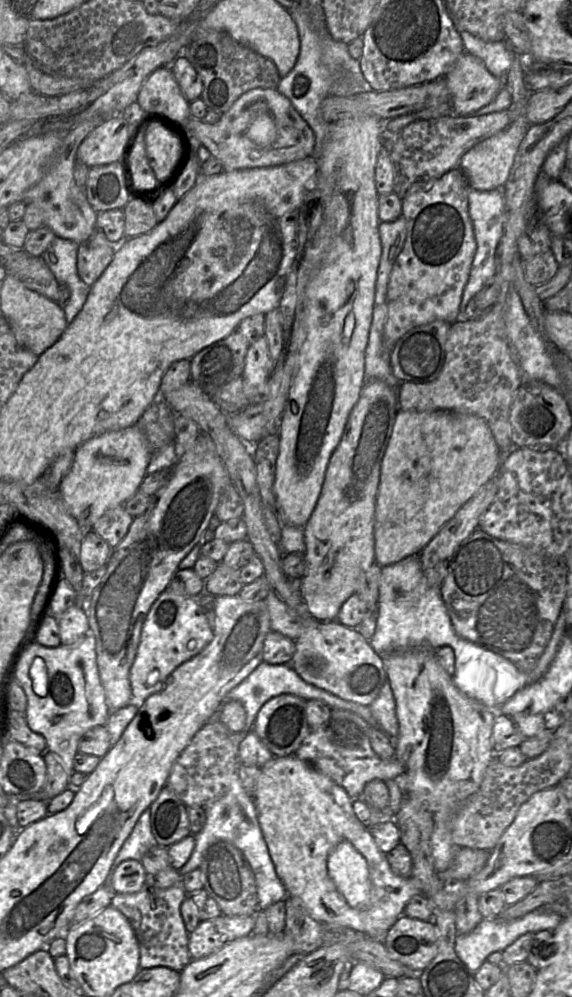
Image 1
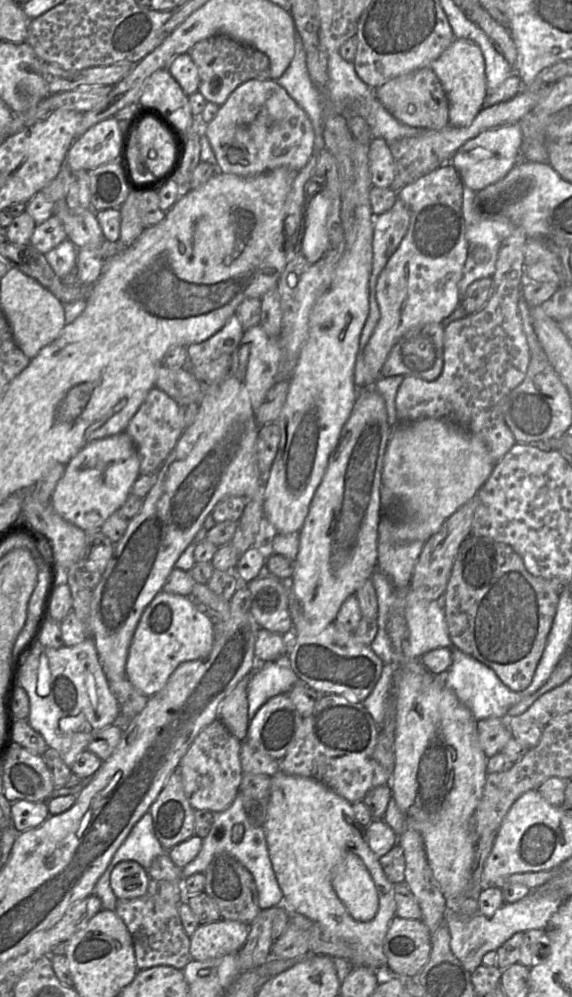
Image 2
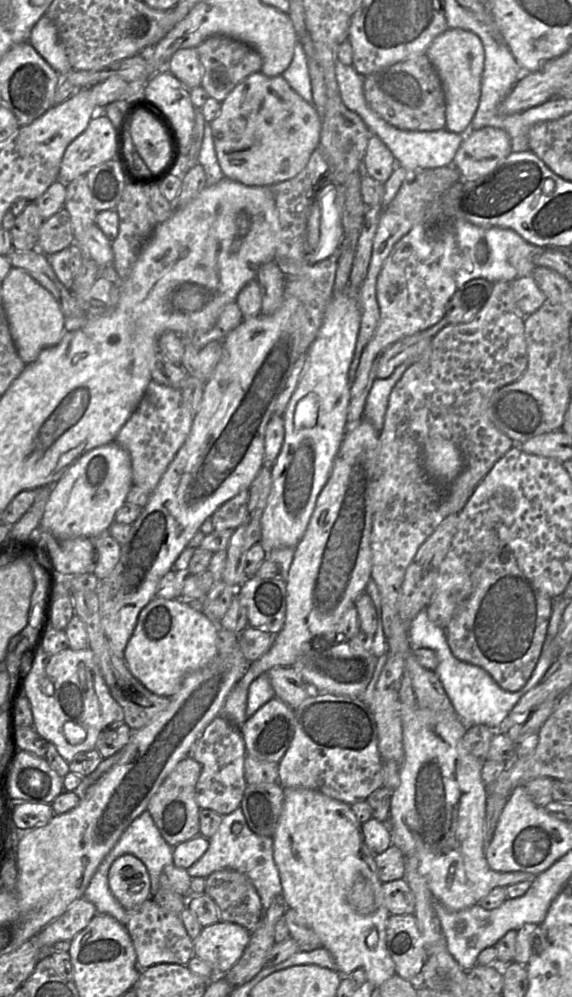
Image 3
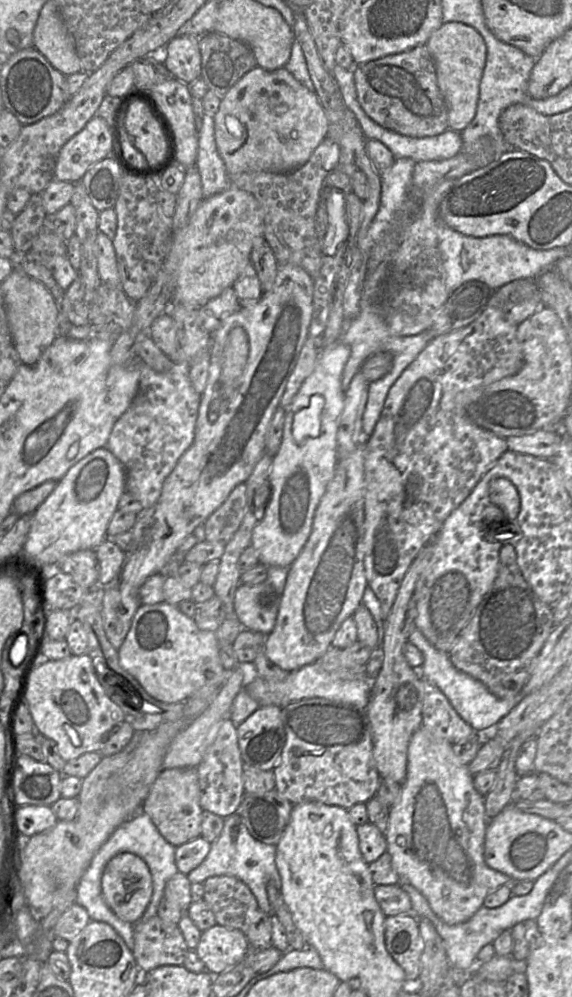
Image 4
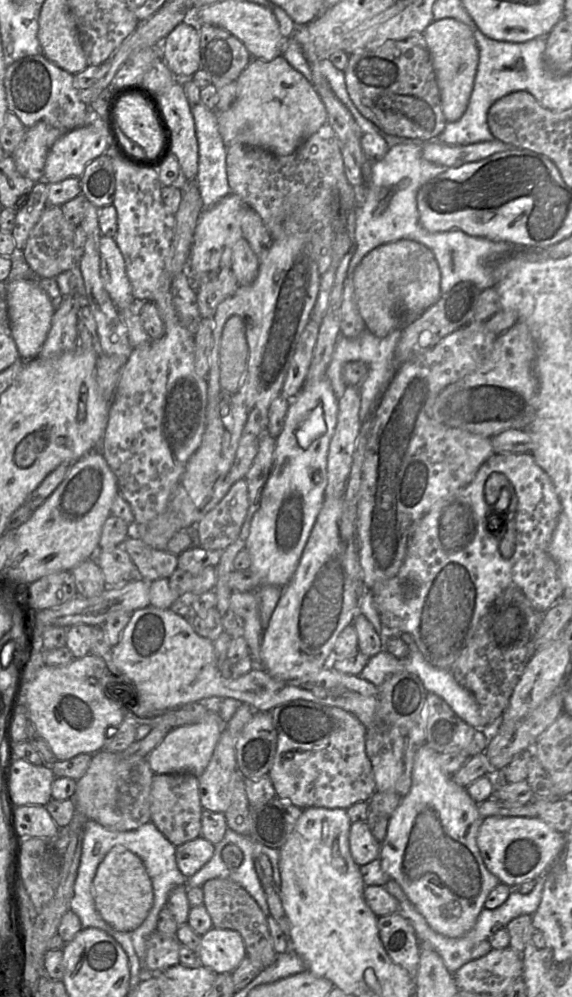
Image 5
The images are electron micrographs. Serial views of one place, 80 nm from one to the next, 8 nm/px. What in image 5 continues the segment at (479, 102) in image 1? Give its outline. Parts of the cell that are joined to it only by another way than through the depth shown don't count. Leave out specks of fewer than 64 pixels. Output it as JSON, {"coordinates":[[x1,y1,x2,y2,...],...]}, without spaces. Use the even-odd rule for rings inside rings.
{"coordinates":[[453,19,432,21,421,33,431,56,443,115,447,122,458,121,465,113,479,62,479,51,471,29]]}

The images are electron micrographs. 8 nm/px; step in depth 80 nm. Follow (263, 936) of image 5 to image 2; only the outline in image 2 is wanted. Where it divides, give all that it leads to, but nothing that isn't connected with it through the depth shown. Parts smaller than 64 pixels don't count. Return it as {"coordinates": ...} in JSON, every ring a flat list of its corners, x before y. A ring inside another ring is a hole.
{"coordinates":[[223,853,212,859,204,875,203,891,215,902,221,918,250,925,261,909,255,880,249,870,231,855]]}

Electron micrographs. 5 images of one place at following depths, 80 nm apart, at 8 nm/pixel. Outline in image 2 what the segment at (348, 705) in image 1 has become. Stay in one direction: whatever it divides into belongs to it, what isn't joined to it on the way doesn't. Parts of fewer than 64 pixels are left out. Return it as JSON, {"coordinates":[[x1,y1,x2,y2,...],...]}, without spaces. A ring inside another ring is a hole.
{"coordinates":[[285,658,263,663,252,673,247,686,249,721,270,698,287,694,298,681,302,680,285,663]]}

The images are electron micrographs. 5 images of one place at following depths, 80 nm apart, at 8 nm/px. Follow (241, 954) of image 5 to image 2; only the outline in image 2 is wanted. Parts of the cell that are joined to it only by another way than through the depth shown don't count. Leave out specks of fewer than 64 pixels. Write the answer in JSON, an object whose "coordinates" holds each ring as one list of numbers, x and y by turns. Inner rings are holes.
{"coordinates":[[222,918,199,925,190,937,190,956,192,960,207,961,237,954,245,944,248,933,248,924]]}

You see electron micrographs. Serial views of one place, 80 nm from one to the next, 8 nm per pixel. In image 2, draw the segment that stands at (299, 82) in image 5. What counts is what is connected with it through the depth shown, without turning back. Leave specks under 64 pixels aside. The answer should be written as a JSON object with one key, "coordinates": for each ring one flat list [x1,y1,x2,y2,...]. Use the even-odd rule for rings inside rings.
{"coordinates":[[248,80,239,85,227,98,203,131,216,158,219,172,250,177,277,167,287,167,298,172,314,154,315,133,306,112,278,84,276,80]]}

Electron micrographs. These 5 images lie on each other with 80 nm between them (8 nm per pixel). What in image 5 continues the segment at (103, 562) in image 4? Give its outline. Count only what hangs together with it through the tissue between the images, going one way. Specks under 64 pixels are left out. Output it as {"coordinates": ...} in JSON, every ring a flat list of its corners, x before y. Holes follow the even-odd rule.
{"coordinates":[[122,546,109,550,100,550,99,547,95,559,103,572,106,585,126,584,135,579,142,579,131,556]]}

